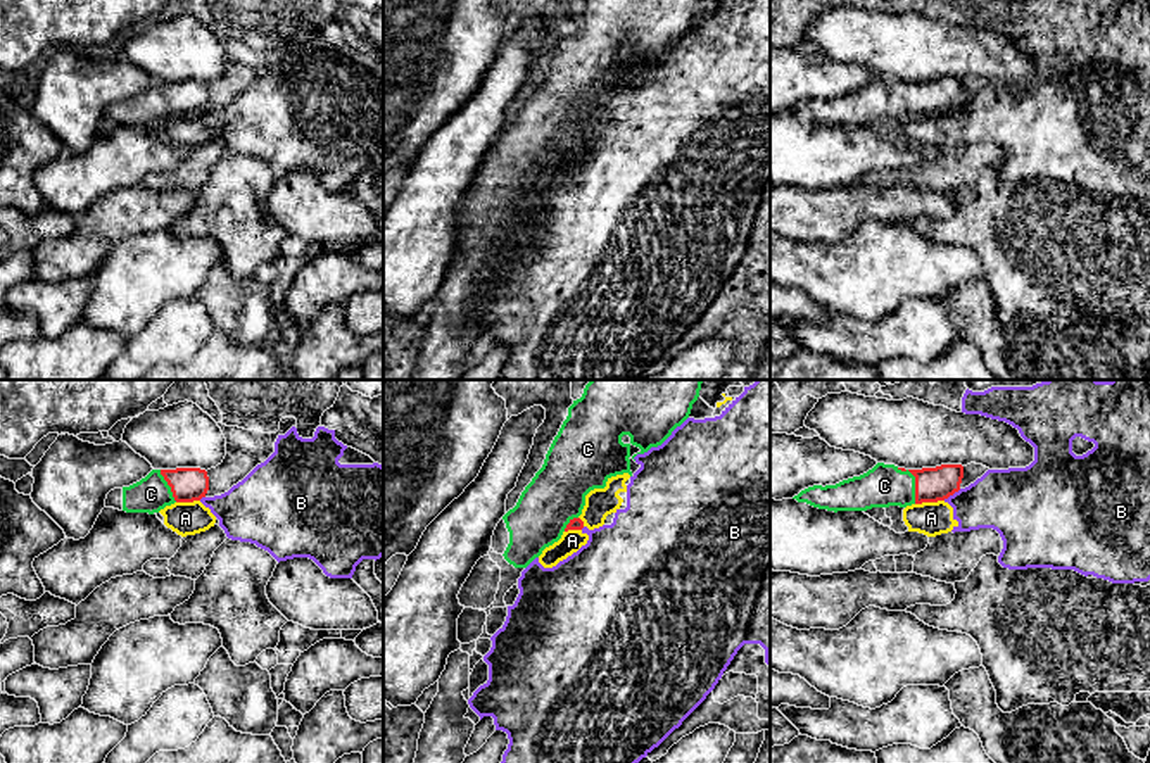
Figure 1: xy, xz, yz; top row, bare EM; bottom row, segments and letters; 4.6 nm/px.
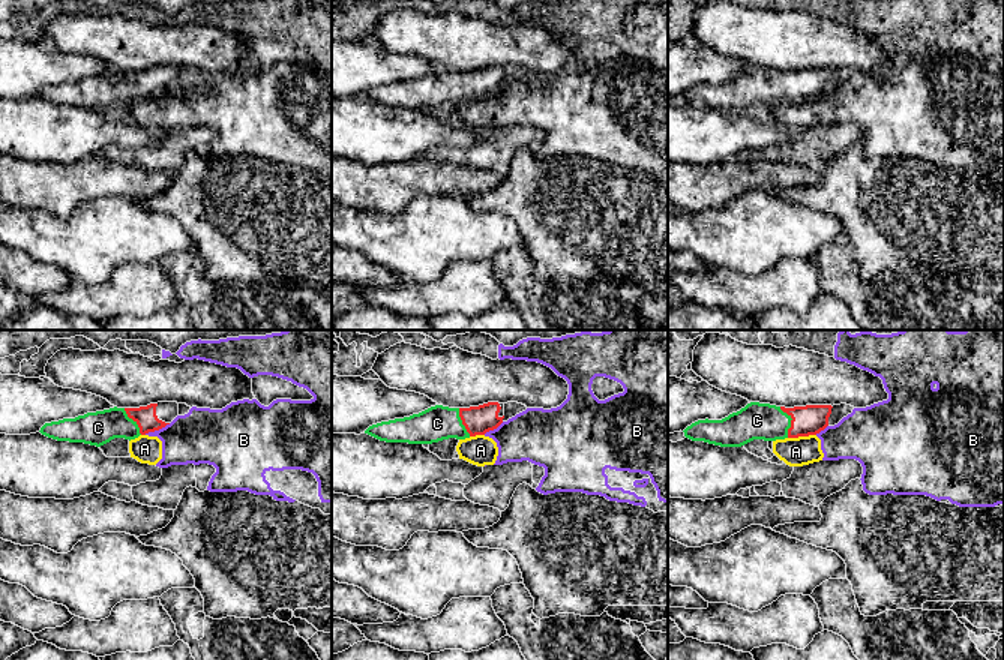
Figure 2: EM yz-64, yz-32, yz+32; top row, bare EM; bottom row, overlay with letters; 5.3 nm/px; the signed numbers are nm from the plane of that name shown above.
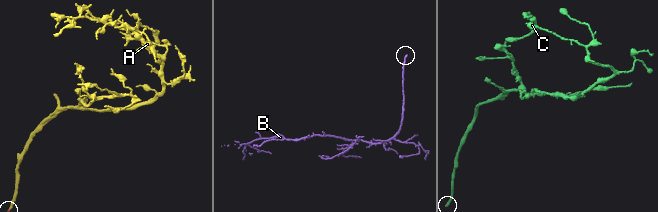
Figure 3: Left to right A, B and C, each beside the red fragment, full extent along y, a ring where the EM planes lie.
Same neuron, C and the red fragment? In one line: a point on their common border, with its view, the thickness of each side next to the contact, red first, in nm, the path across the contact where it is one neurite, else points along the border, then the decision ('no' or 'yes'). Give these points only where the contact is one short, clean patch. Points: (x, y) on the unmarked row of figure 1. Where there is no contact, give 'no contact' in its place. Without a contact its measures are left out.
meets red in yz at (916, 95); 160 nm thick on the red side, 200 nm on the other; runs through yz (936, 97), (916, 95), (884, 99); yes

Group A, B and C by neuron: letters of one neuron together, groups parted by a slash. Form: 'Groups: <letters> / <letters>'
Groups: A B / C

